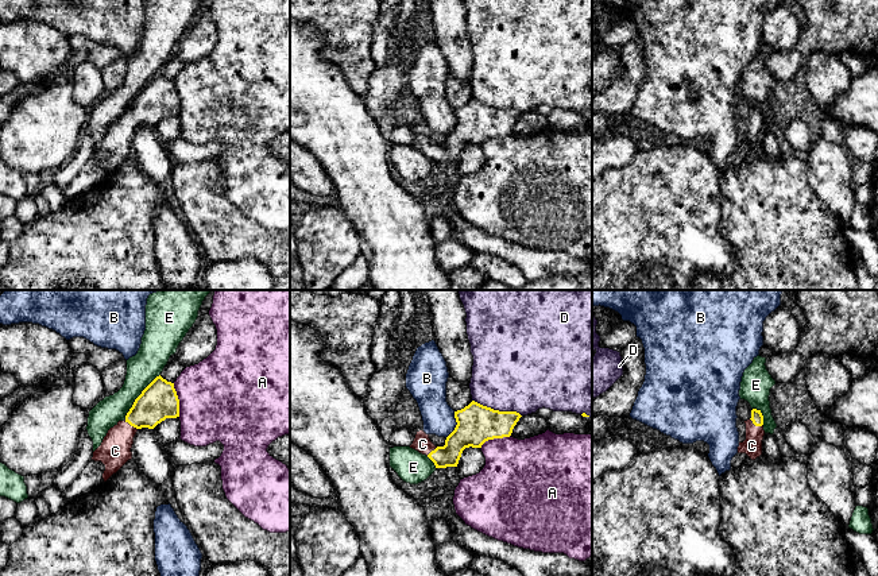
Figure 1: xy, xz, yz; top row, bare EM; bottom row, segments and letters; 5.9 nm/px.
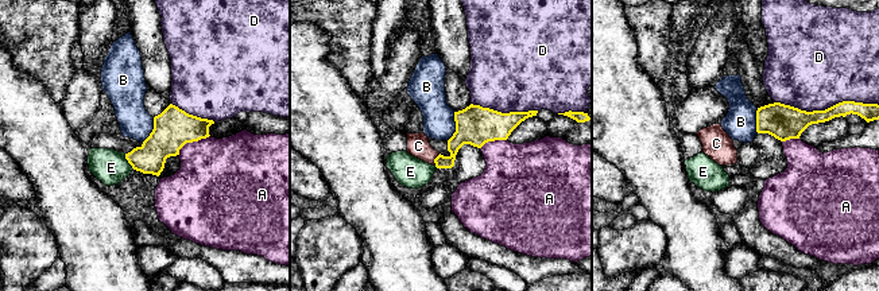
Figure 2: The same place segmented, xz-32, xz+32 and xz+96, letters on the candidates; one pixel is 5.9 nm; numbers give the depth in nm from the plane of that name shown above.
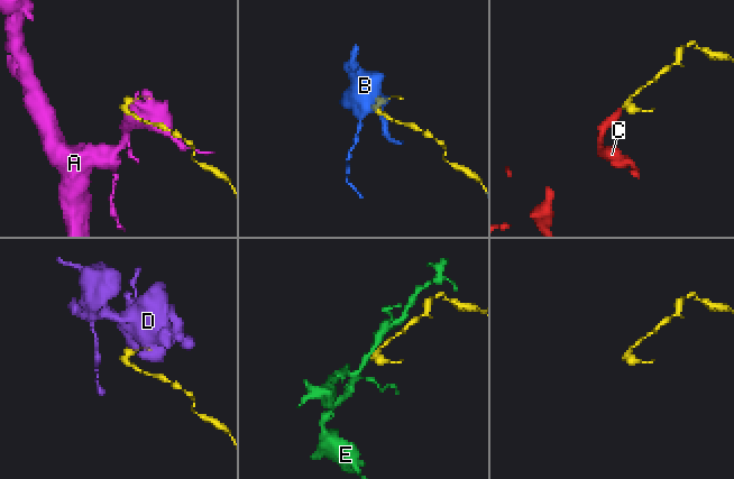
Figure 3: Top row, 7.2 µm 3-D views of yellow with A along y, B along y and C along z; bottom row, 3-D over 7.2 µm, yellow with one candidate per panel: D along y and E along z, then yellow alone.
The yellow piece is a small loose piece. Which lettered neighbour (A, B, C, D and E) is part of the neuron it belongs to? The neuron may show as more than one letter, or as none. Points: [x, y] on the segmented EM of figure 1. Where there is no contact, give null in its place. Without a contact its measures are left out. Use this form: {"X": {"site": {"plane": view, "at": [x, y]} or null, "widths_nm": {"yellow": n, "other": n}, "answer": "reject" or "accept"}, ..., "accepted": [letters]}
{"A": {"site": {"plane": "xy", "at": [178, 399]}, "widths_nm": {"yellow": 220, "other": 500}, "answer": "reject"}, "B": {"site": {"plane": "xz", "at": [456, 425]}, "widths_nm": {"yellow": 240, "other": 190}, "answer": "reject"}, "C": {"site": {"plane": "yz", "at": [755, 425]}, "widths_nm": {"yellow": 70, "other": 110}, "answer": "accept"}, "D": {"site": {"plane": "xz", "at": [496, 410]}, "widths_nm": {"yellow": 240, "other": 480}, "answer": "reject"}, "E": {"site": {"plane": "xy", "at": [138, 397]}, "widths_nm": {"yellow": 220, "other": 190}, "answer": "reject"}, "accepted": ["C"]}

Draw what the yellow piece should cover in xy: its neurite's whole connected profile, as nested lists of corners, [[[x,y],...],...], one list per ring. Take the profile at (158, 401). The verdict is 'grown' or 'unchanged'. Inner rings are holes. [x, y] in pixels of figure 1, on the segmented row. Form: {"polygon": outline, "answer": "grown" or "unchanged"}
{"polygon": [[[159,375],[135,399],[125,420],[111,428],[93,452],[92,460],[105,465],[104,482],[132,459],[131,448],[139,429],[154,429],[166,418],[177,417],[179,417],[179,399],[174,383]]], "answer": "grown"}

